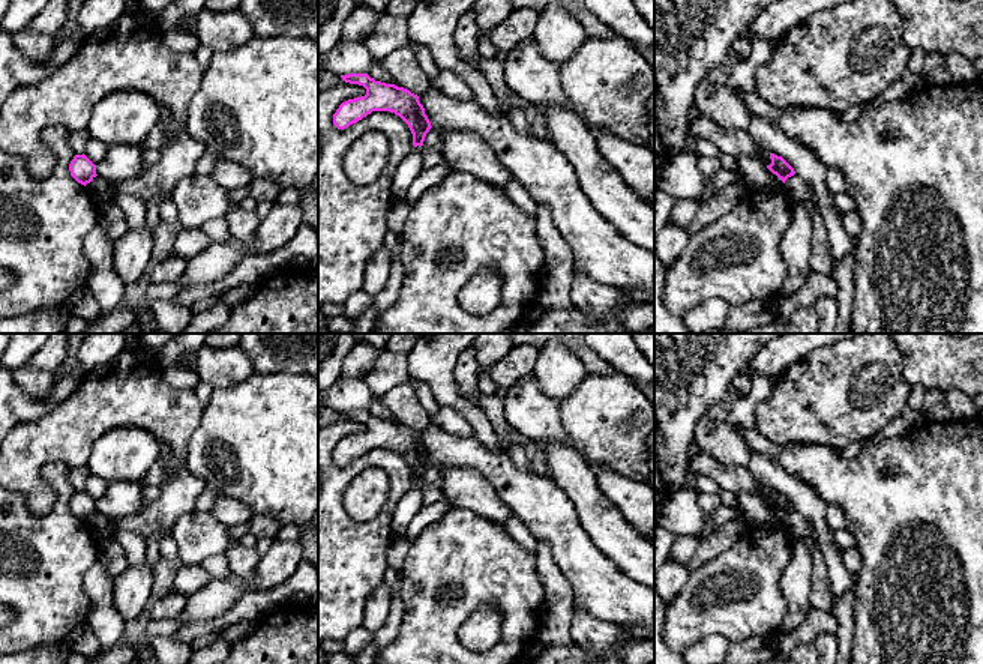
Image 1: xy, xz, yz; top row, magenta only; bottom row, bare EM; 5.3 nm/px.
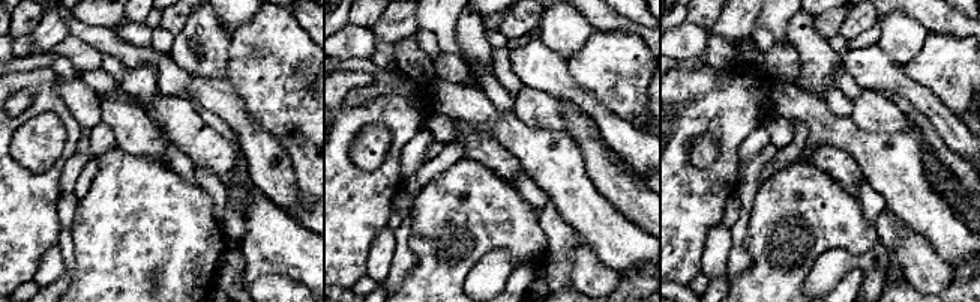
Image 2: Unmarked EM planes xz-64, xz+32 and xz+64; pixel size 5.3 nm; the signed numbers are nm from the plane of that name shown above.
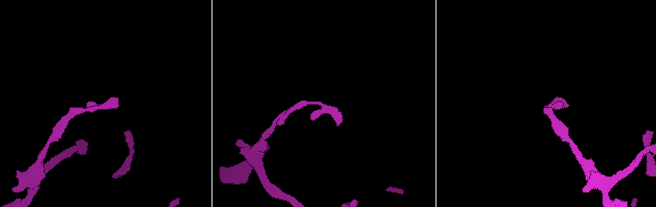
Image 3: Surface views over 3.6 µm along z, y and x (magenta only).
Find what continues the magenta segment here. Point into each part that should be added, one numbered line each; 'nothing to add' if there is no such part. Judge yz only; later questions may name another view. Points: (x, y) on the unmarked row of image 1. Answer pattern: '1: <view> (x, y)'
nothing to add

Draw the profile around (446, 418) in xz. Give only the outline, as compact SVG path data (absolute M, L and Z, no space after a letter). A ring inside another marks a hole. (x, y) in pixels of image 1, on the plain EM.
M440 406L438 412L431 415L431 424L462 439L476 437L471 424L452 406Z

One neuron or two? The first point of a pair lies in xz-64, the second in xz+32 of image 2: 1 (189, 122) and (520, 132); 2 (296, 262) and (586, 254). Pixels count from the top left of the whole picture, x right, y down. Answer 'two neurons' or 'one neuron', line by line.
1: one neuron
2: two neurons

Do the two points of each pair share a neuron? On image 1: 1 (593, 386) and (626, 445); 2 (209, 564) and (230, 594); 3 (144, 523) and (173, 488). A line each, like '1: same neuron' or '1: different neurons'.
1: same neuron
2: different neurons
3: same neuron

